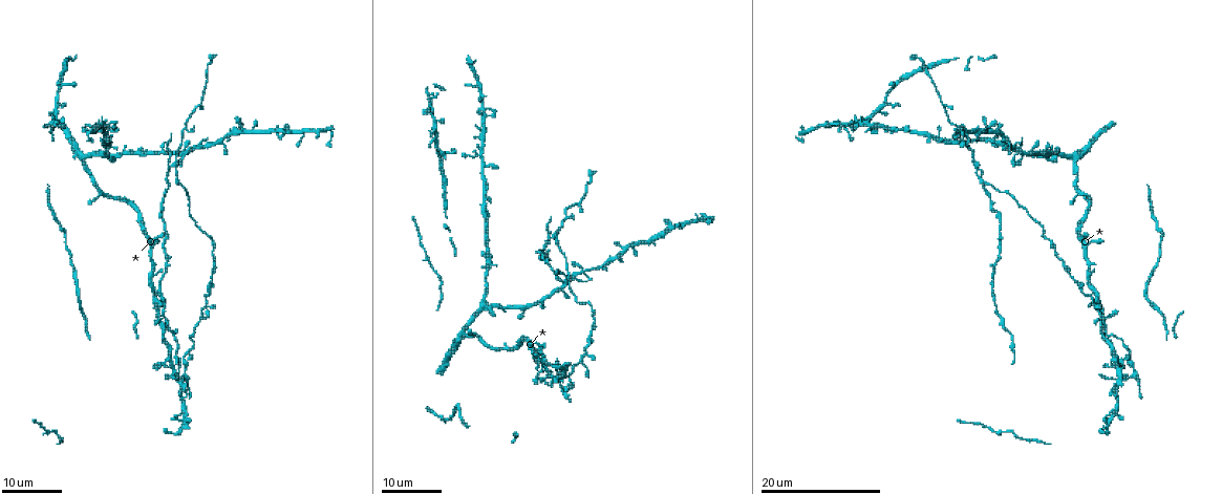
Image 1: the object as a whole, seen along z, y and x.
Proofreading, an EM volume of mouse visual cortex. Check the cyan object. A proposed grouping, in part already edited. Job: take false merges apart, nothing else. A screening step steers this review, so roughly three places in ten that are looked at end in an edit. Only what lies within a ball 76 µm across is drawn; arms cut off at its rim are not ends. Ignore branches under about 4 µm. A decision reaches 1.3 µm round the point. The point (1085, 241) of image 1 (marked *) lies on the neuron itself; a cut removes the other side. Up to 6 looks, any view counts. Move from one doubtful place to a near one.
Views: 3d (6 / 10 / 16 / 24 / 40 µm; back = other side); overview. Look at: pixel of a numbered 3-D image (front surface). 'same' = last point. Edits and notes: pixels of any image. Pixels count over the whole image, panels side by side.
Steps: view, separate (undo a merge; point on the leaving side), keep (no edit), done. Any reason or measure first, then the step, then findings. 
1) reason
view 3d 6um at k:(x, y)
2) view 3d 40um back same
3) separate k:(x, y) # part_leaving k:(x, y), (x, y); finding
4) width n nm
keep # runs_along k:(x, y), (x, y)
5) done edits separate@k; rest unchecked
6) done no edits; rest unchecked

looks like a crossing
view 3d 16um at 1:(553, 238)

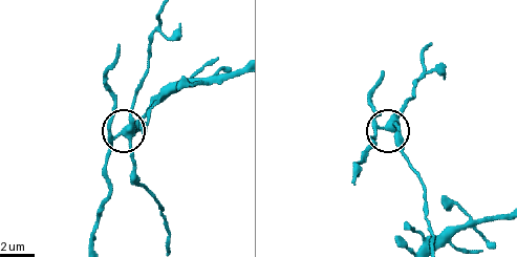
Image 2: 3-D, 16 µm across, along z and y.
view 3d 6um at 2:(384, 125)

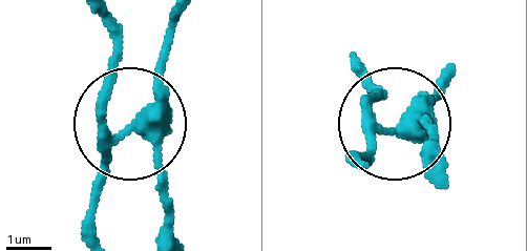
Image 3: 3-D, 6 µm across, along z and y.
side_arm 25 um
separate 3:(104, 183) # part_leaving 3:(120, 139), (90, 236); a second neuron is stuck on

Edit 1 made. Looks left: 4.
view overview

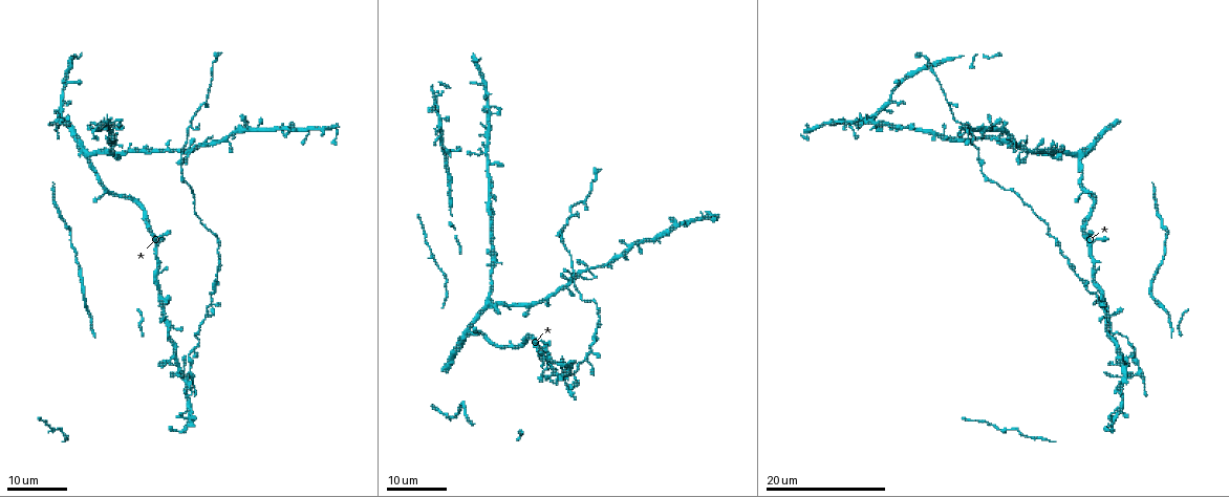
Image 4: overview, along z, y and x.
view 3d 16um at 4:(215, 249)

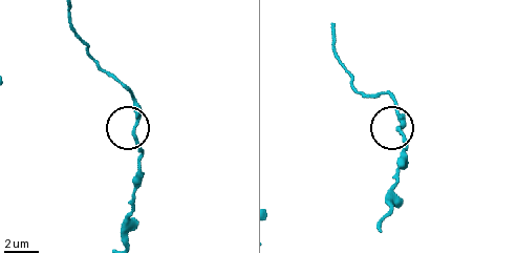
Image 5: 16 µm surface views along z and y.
view 3d 10um at 5:(396, 126)

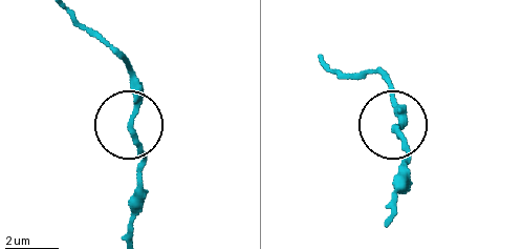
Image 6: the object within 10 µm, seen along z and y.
keep # runs_along 6:(129, 240), (143, 151), (132, 125), (129, 59); all the same neuron

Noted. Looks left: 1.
done edits separate@3; rest unchecked

